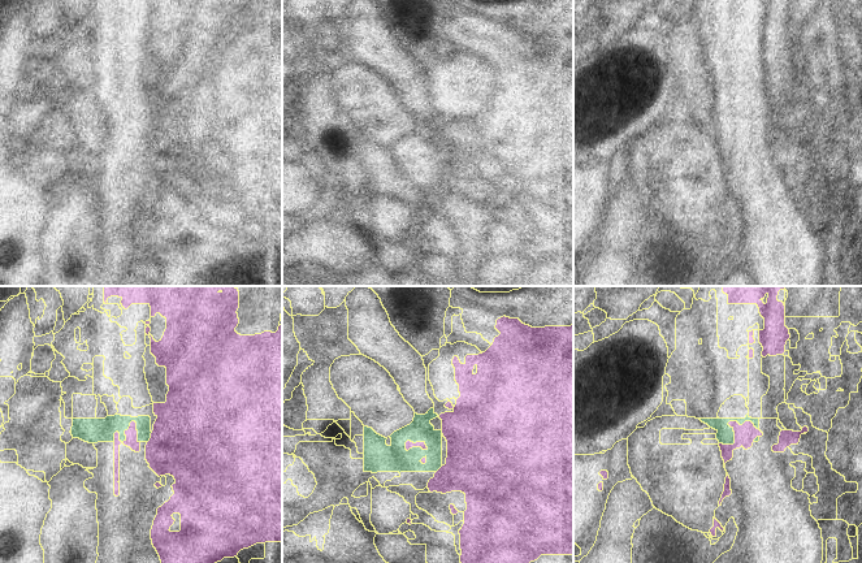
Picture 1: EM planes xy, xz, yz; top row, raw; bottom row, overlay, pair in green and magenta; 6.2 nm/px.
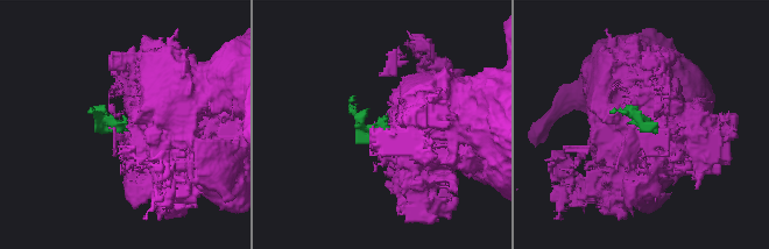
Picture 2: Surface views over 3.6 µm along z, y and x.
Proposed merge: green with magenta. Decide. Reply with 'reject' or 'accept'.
reject

